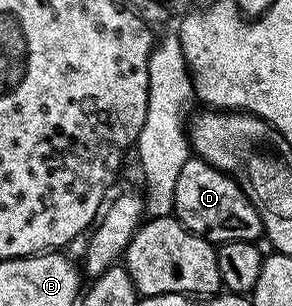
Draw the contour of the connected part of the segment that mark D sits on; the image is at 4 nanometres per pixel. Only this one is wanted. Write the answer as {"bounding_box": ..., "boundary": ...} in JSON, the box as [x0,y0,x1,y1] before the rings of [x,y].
{"bounding_box":[173,155,264,242],"boundary":[[[194,155],[185,163],[185,167],[181,167],[181,175],[177,175],[173,213],[192,233],[223,233],[223,241],[258,242],[264,236],[261,215],[253,207],[243,188],[229,174]]]}

